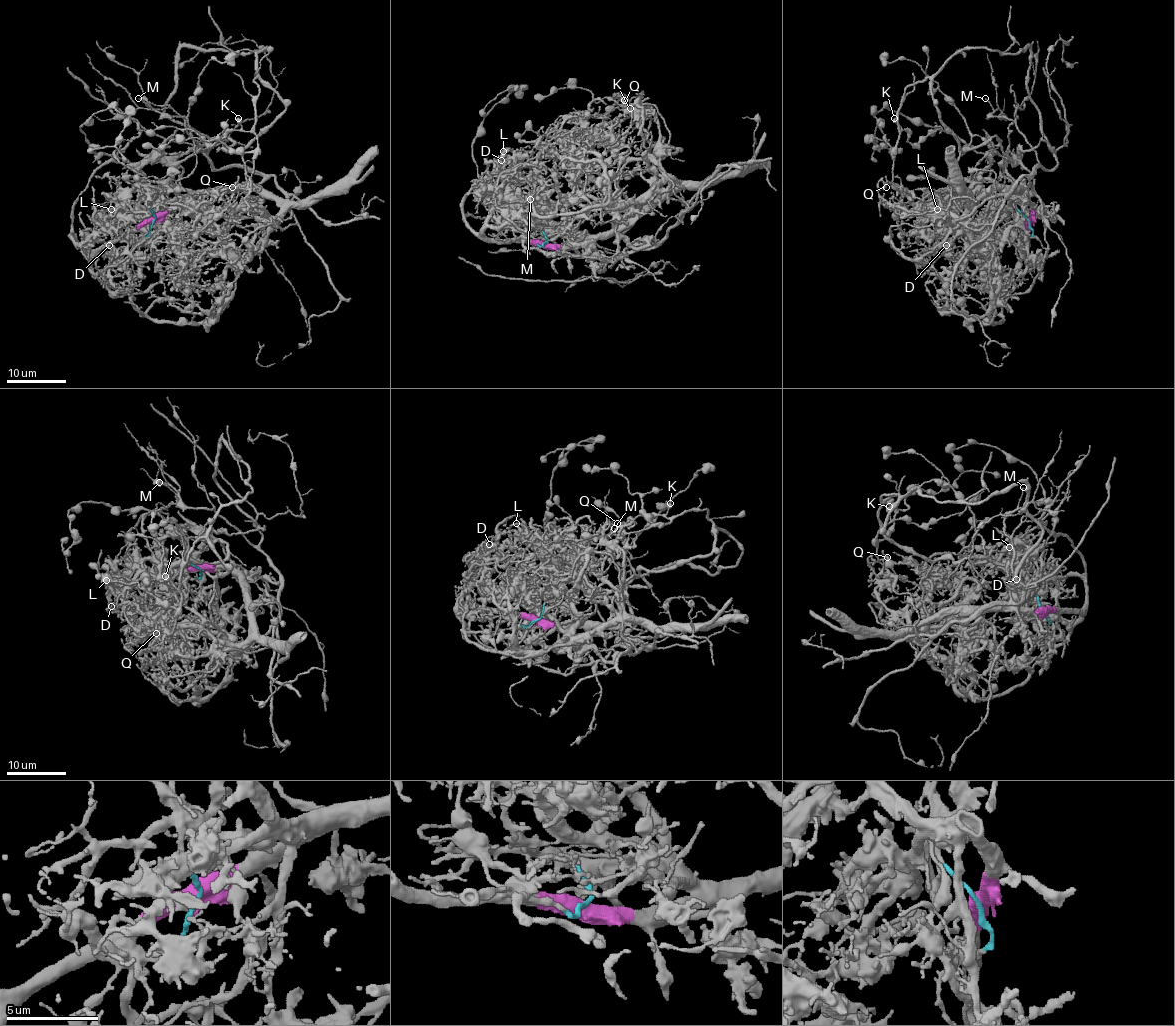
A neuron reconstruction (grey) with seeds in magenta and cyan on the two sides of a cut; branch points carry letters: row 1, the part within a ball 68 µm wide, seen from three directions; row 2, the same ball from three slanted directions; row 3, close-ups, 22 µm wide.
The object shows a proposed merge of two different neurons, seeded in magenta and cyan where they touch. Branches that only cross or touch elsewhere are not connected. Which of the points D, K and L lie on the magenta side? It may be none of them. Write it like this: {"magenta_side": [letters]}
{"magenta_side": ["D", "L"]}

